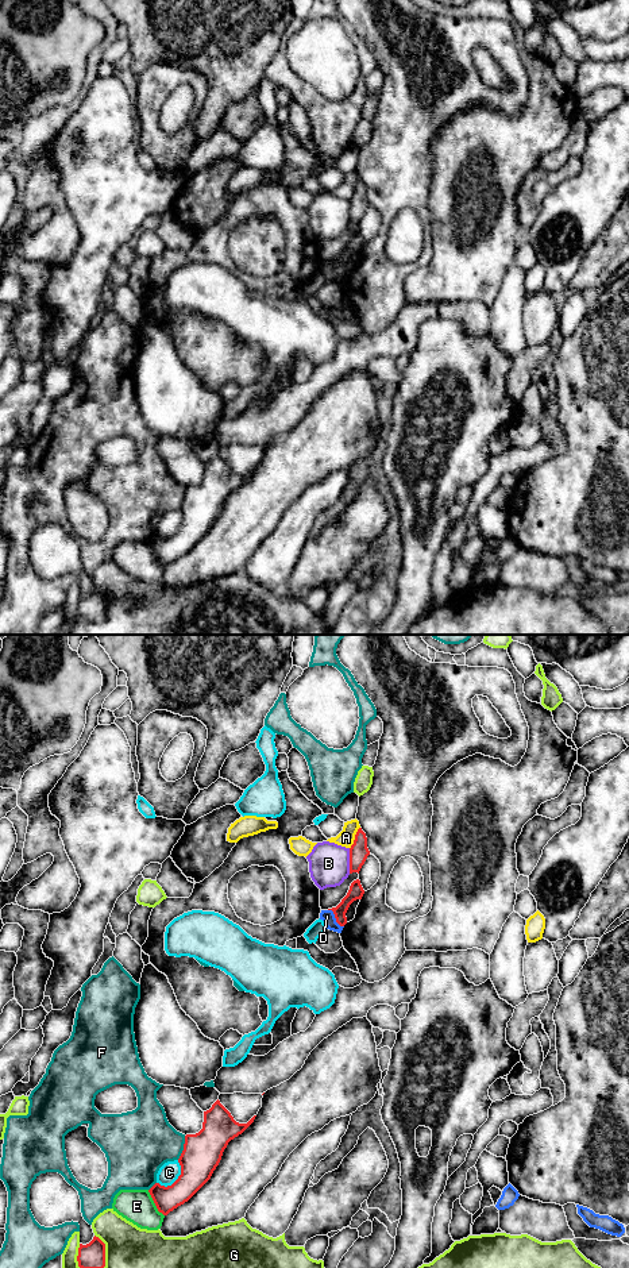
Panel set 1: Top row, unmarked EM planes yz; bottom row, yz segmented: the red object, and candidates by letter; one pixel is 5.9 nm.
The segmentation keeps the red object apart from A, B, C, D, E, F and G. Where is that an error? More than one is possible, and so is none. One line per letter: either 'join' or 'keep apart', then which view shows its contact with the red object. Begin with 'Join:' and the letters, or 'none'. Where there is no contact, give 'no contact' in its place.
Join: none
A: keep apart | yz
B: keep apart | yz
C: keep apart | yz
D: keep apart | yz
E: keep apart | yz
F: keep apart | yz
G: keep apart | yz

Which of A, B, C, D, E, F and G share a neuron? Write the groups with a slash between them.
A / B / C / D / E / F / G

